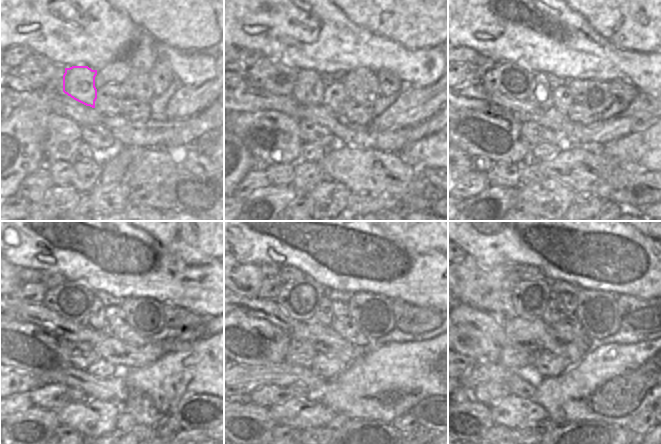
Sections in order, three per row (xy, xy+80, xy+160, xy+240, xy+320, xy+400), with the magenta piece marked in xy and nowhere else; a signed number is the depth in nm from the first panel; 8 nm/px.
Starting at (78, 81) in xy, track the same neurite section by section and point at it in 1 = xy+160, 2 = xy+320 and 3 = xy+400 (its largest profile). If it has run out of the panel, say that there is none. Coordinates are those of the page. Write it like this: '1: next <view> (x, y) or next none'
1: next xy+160 (539, 91)
2: next xy+320 (324, 315)
3: next xy+400 (551, 311)

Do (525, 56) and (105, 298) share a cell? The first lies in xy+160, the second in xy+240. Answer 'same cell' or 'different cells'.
different cells

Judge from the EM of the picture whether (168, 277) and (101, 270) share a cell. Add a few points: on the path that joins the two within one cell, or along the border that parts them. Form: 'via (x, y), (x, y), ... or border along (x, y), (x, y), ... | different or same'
via (151, 276), (118, 274) | same

